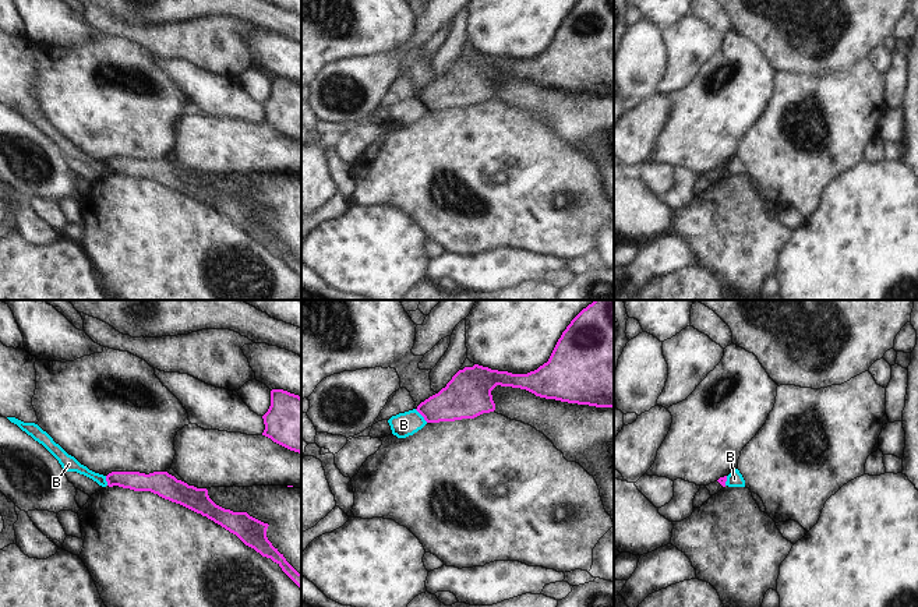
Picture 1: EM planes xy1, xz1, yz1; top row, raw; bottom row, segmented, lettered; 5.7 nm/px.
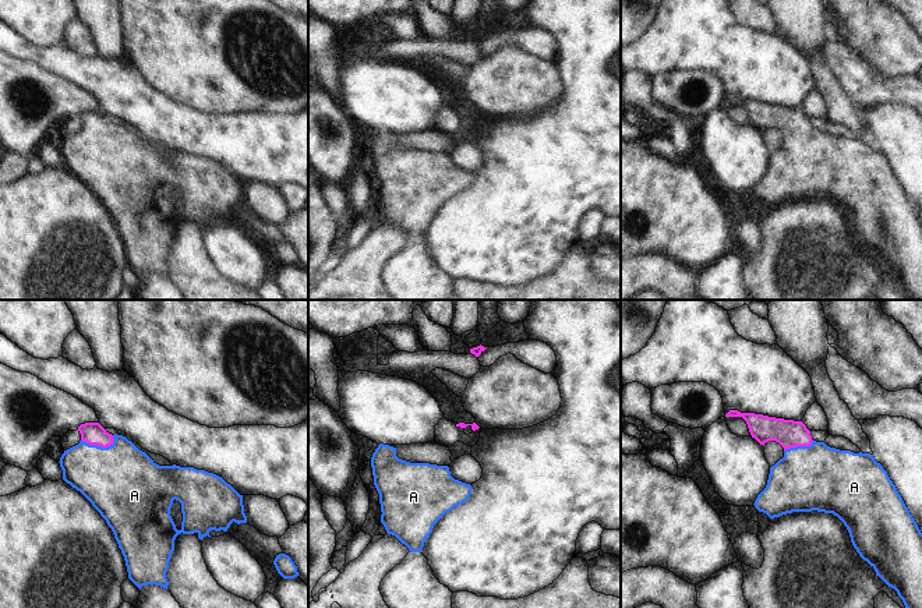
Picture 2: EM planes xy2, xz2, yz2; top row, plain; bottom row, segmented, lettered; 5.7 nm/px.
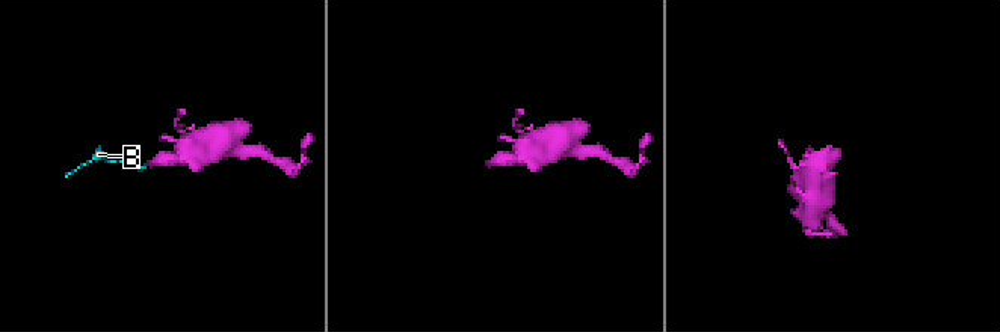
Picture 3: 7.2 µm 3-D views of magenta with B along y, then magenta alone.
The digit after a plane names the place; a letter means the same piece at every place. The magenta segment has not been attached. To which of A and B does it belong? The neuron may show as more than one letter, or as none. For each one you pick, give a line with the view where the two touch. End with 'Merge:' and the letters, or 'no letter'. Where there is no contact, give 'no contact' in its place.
A: meets magenta in xy2
Merge: A

